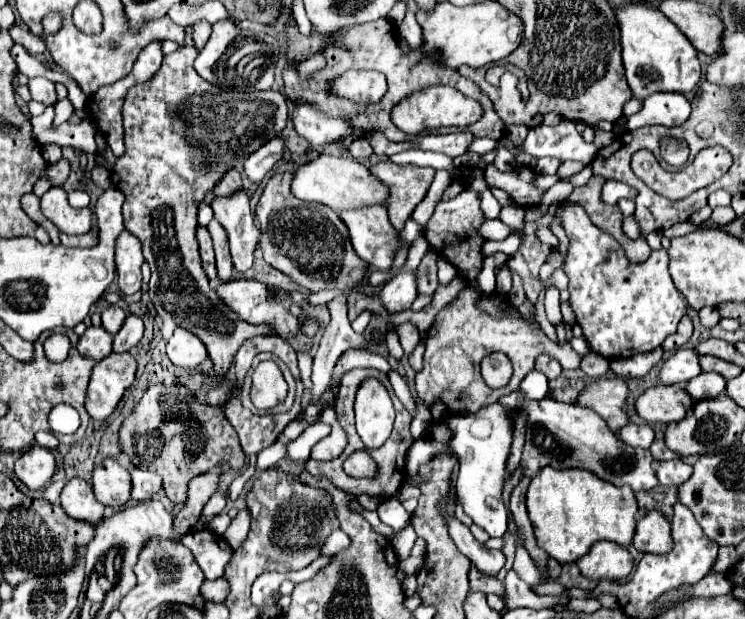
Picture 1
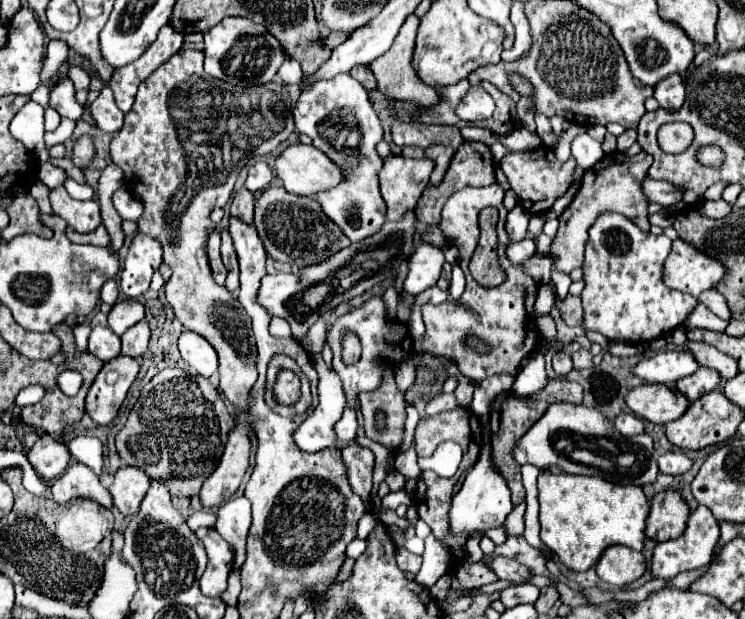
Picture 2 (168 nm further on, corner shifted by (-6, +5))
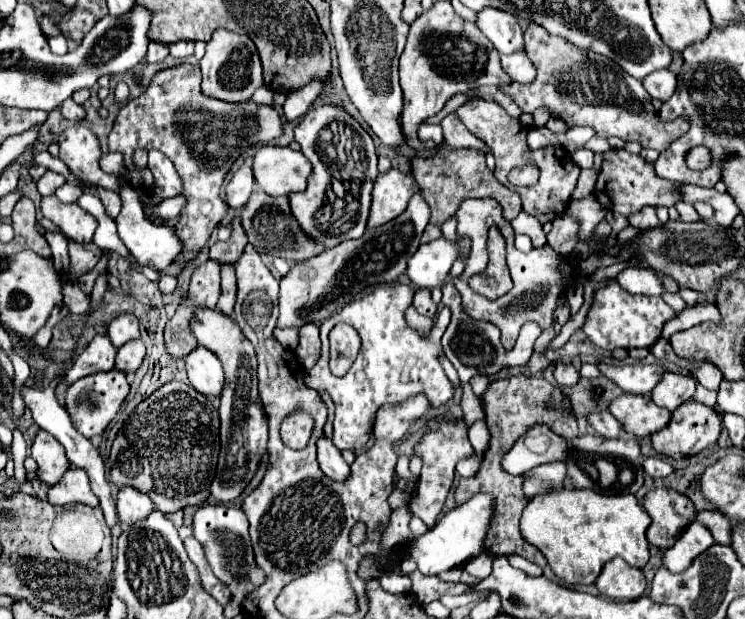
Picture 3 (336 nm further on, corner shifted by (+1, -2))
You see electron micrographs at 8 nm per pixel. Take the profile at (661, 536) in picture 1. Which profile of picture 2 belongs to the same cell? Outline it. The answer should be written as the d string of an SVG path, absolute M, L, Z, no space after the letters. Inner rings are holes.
M662 491L652 499L646 519L646 537L668 541L682 535L688 519L688 505L676 491Z

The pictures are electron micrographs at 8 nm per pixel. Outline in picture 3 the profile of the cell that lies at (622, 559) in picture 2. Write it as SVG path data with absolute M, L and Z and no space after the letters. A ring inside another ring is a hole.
M613 558L605 564L595 586L611 600L637 600L643 596L647 582L639 568L629 566L621 558Z

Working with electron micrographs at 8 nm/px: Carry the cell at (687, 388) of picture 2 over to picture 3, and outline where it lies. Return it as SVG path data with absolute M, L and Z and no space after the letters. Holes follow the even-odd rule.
M665 372L661 376L661 382L653 388L651 400L655 400L655 404L673 412L677 406L687 402L693 396L693 392L695 392L695 380L693 378Z

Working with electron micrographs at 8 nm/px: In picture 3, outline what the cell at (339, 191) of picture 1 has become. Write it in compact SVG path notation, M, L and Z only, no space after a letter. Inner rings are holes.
M261 146L253 156L253 178L269 196L287 196L307 186L311 164L303 152L281 146Z

